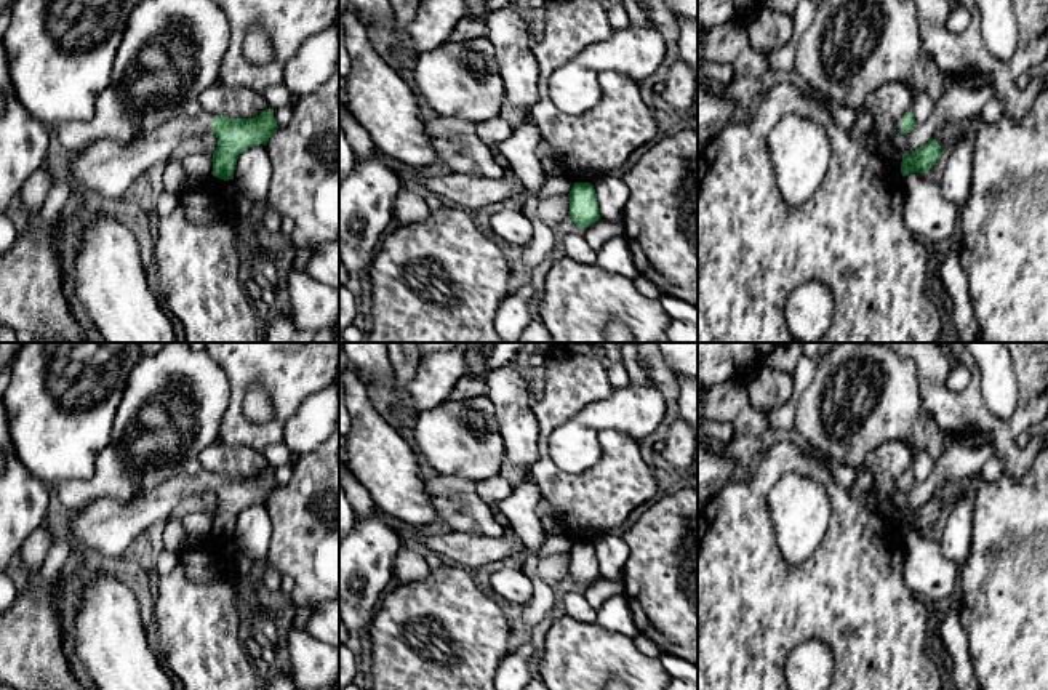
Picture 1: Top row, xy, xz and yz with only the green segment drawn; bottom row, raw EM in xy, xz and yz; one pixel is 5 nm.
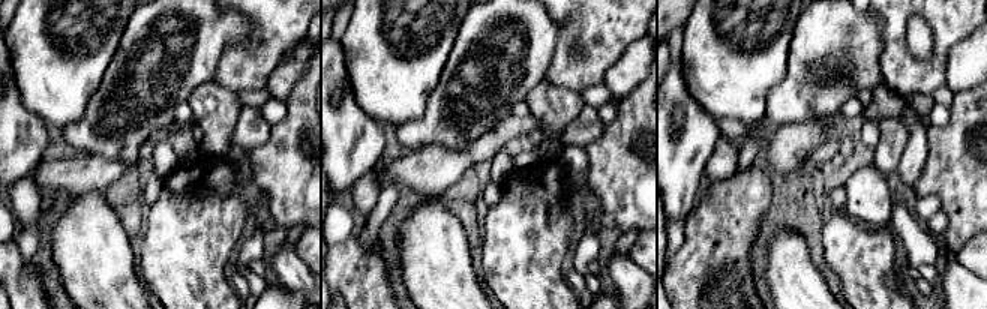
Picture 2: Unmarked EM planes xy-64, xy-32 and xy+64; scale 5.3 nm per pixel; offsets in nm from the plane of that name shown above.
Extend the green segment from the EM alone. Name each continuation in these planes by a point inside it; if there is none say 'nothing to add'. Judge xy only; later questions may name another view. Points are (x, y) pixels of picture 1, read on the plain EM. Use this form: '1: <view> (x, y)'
1: xy (108, 527)

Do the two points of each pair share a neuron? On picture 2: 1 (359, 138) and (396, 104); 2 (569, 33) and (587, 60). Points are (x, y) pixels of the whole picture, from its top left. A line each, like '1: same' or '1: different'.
1: different
2: same

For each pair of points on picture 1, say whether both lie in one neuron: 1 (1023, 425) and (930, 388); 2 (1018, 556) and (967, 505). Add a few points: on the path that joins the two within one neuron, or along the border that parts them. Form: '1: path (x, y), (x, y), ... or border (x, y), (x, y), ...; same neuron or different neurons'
1: path (1000, 426), (983, 423), (967, 412), (952, 410); same neuron
2: border (981, 479), (975, 497), (970, 548); different neurons

